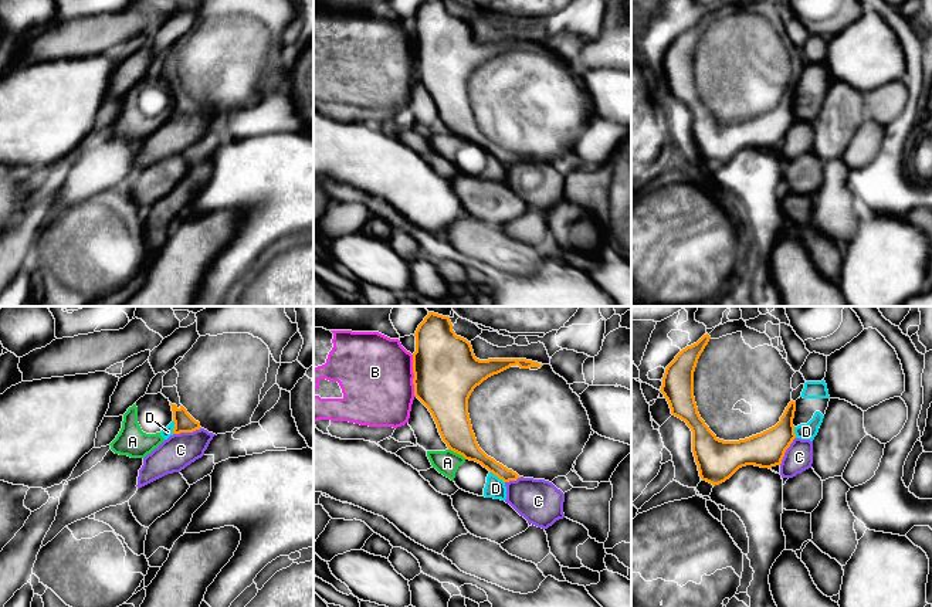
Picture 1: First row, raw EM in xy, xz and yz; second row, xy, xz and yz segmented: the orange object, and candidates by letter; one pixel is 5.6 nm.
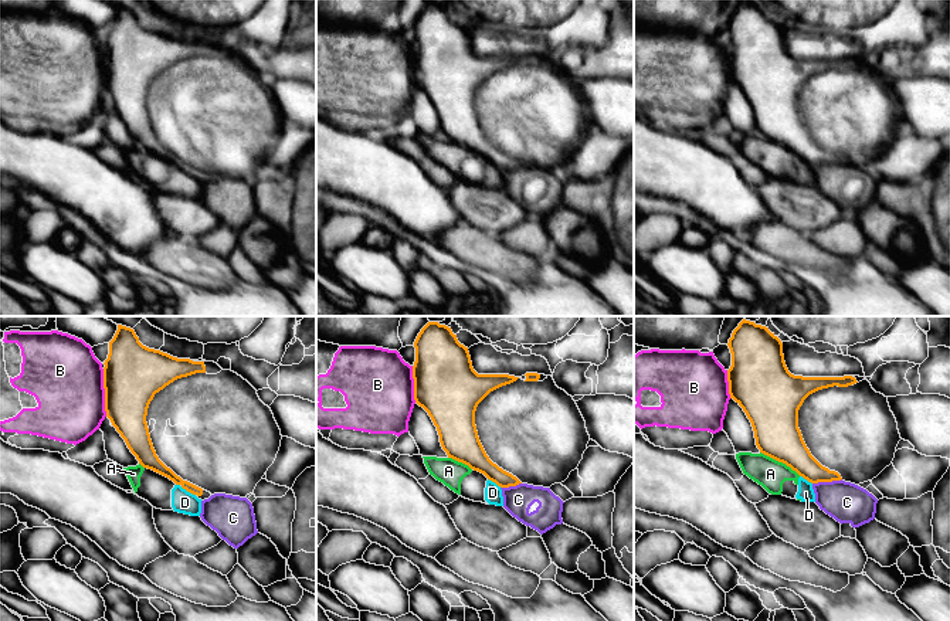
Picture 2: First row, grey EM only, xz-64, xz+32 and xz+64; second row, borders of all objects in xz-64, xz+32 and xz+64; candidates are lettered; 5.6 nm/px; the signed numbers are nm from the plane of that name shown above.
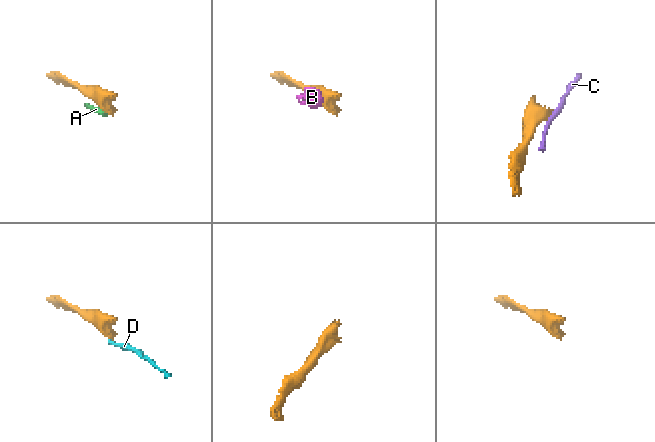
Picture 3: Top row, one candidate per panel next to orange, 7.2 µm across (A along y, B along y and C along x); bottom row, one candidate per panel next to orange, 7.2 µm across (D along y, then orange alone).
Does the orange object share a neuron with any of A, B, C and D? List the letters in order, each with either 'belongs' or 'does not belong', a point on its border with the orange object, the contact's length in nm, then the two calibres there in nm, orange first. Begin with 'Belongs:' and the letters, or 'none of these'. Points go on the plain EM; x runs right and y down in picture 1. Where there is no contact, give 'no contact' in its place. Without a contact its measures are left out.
Belongs: none of these
A: does not belong; contact xz (457, 135); length 120 nm; calibres 200 and 140 nm
B: does not belong; contact xz (414, 58); length 240 nm; calibres 360 and 420 nm
C: does not belong; contact xy (186, 114); length 170 nm; calibres 110 and 190 nm
D: does not belong; contact xz (497, 158); length 110 nm; calibres 130 and 120 nm

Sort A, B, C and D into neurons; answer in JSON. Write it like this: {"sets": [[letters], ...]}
{"sets": [["A", "D"], ["B"], ["C"]]}

